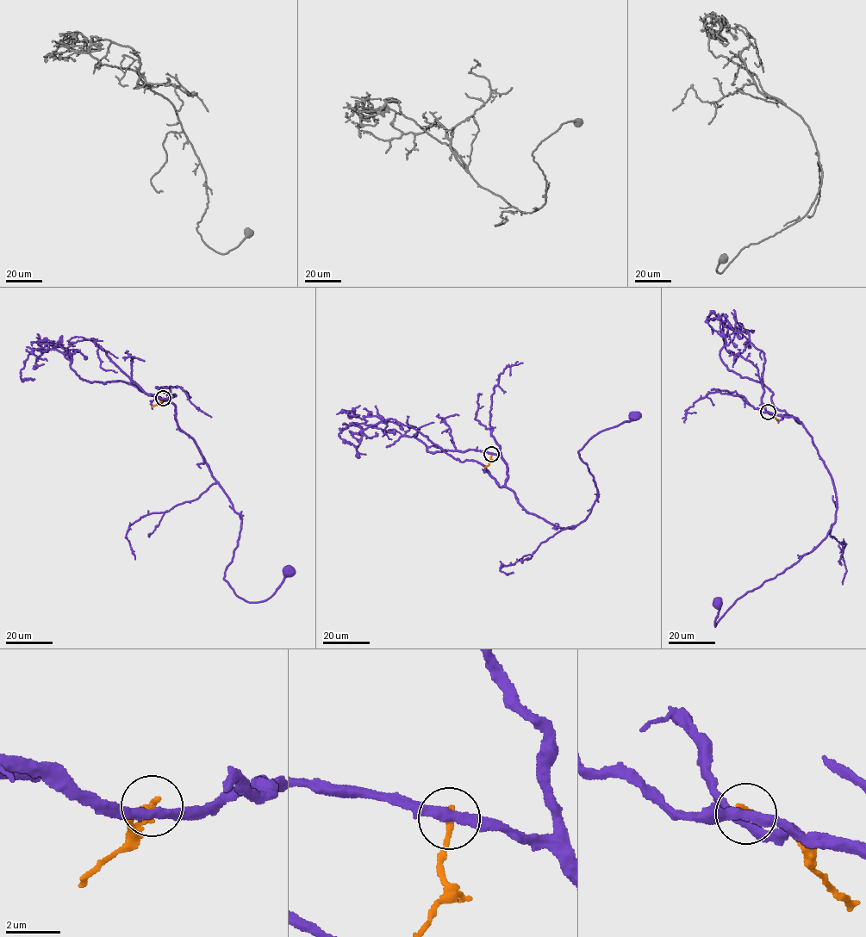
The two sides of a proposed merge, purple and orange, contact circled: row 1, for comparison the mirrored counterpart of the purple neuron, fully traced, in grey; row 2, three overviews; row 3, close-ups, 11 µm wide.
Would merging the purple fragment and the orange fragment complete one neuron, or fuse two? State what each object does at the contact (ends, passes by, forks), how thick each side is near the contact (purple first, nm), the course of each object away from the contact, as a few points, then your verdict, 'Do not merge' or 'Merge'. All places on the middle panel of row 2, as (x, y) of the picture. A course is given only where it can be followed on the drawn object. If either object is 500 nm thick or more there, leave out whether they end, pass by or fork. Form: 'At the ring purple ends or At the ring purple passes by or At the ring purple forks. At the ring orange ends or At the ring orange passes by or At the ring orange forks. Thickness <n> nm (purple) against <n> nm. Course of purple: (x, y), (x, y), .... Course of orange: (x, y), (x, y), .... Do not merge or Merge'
At the ring purple passes by. At the ring orange ends. Thickness 360 nm (purple) against 240 nm. Course of purple: (491, 453), (504, 462), (505, 486), (529, 513), (571, 529), (586, 518), (598, 493), (578, 451), (632, 416). Course of orange: (491, 453), (491, 460), (483, 467). Do not merge

